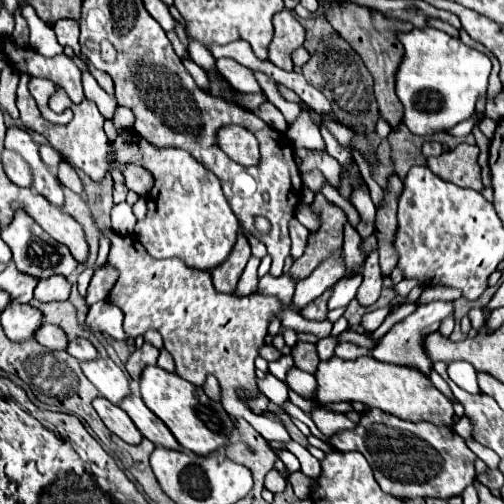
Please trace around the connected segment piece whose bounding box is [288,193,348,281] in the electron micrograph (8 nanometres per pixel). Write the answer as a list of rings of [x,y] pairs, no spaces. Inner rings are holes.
[[[316,193],[310,207],[312,211],[318,213],[320,227],[318,231],[312,231],[308,235],[308,245],[304,255],[298,257],[288,271],[288,275],[294,281],[308,277],[322,261],[326,261],[330,255],[342,249],[342,231],[344,223],[348,221],[346,213],[338,205],[330,203],[322,193]]]

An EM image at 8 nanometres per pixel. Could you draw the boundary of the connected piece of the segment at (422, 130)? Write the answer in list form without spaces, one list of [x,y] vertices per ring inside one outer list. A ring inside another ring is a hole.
[[[434,27],[400,33],[400,41],[404,45],[404,59],[396,77],[396,93],[404,105],[402,123],[416,135],[434,135],[470,119],[476,101],[486,95],[490,59]]]

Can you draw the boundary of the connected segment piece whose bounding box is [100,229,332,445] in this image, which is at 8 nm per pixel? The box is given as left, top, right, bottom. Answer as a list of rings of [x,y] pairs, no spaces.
[[[102,229],[102,237],[110,241],[110,255],[106,265],[118,271],[116,285],[110,289],[106,301],[118,305],[124,313],[124,333],[128,337],[144,335],[148,329],[156,329],[164,339],[164,349],[174,357],[176,373],[194,385],[202,385],[206,375],[214,375],[220,385],[222,405],[232,417],[244,417],[268,443],[288,443],[288,431],[270,419],[258,417],[248,407],[246,399],[238,397],[238,391],[258,393],[254,359],[268,333],[268,317],[278,317],[286,327],[294,331],[312,333],[316,337],[328,337],[332,331],[330,321],[308,321],[300,313],[280,305],[276,297],[264,297],[252,293],[240,297],[234,293],[218,293],[212,287],[208,271],[192,269],[180,259],[154,259],[134,235],[118,235],[112,229]]]

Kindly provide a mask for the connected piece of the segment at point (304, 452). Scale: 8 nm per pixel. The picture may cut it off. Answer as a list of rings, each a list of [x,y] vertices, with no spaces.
[[[290,441],[290,443],[286,445],[286,449],[292,451],[292,453],[298,457],[298,461],[300,461],[300,471],[302,471],[304,475],[308,475],[308,477],[312,477],[312,479],[318,479],[318,477],[320,477],[320,461],[318,461],[316,457],[312,457],[306,447],[302,447],[302,445],[296,443],[296,441]]]

